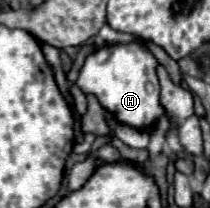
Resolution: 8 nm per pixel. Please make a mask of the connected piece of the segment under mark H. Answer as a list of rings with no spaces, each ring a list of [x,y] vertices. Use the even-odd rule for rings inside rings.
[[[136,41],[126,45],[110,45],[86,57],[76,85],[84,91],[84,95],[94,95],[102,109],[112,113],[116,121],[136,129],[150,129],[164,115],[156,67],[156,57]]]

